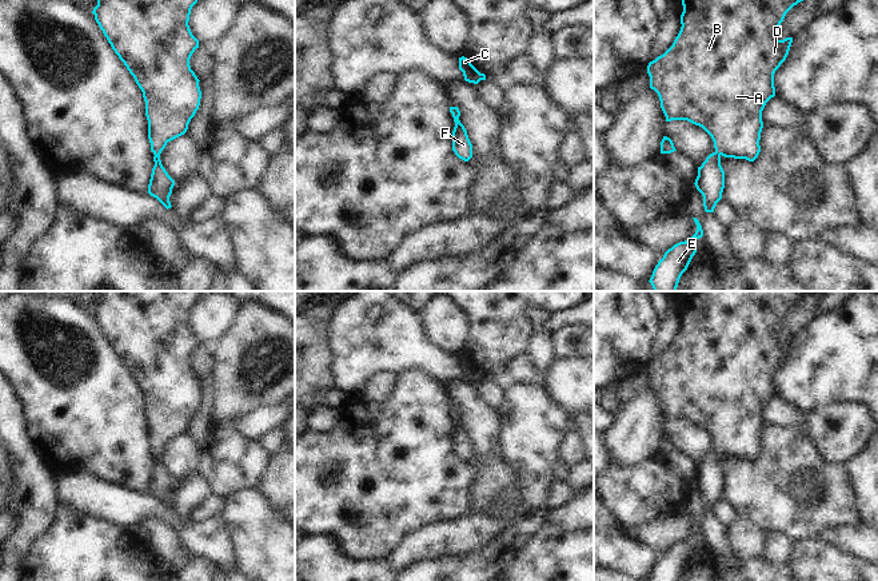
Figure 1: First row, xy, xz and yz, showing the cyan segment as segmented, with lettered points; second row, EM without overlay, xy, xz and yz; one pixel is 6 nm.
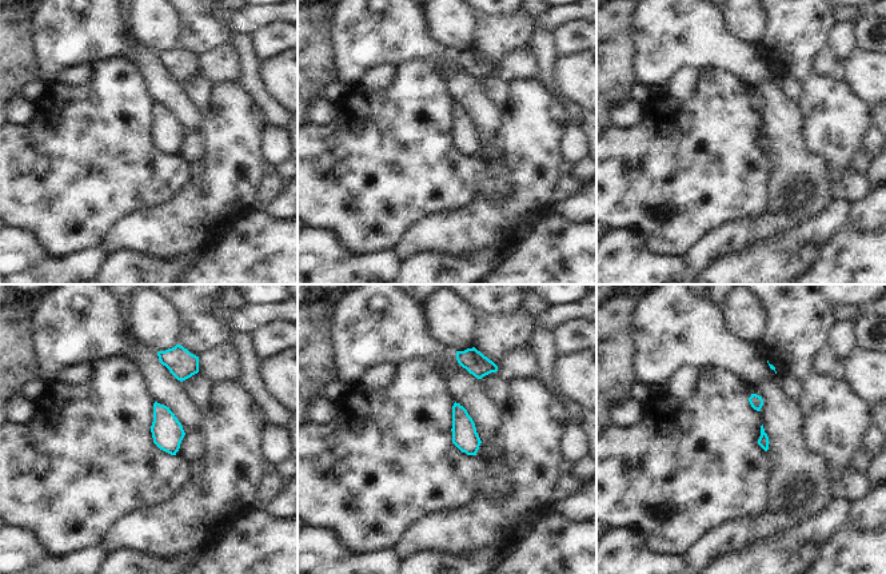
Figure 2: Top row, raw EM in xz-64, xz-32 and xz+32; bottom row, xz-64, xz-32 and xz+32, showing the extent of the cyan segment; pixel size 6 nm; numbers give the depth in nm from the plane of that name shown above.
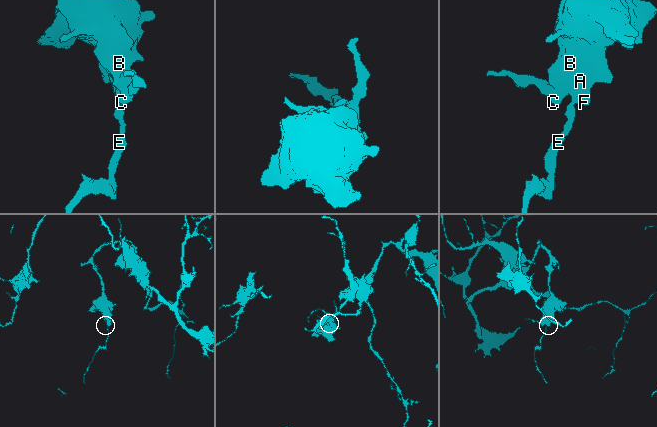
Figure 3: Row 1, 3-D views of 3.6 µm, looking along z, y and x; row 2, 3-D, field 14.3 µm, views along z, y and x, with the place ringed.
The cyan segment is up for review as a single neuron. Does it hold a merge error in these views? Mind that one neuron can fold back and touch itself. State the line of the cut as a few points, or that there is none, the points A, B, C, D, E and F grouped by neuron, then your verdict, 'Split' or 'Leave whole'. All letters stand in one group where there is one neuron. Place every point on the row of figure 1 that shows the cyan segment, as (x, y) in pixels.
No split. Groups: A B C D E F. Leave whole

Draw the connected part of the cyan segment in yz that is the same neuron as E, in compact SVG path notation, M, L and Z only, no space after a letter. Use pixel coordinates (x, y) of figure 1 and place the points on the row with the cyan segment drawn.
M687 240L669 248L655 266L650 283L654 291L677 291L682 274L687 270L697 248Z

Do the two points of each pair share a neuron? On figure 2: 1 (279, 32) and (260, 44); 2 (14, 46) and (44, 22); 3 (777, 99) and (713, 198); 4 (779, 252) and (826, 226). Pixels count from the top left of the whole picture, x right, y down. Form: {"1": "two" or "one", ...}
{"1": "one", "2": "two", "3": "two", "4": "one"}

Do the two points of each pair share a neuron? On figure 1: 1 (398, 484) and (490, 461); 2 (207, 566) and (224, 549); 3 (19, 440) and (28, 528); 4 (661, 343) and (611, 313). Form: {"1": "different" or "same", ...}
{"1": "different", "2": "different", "3": "same", "4": "different"}

